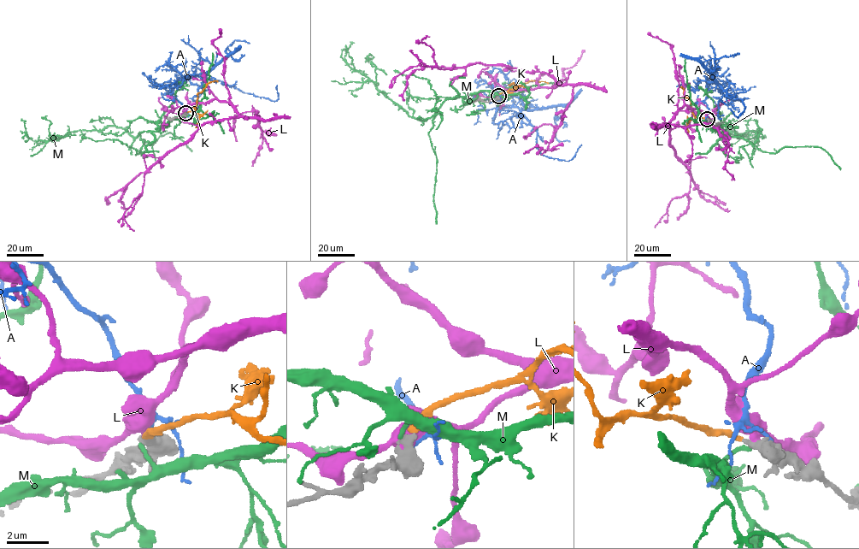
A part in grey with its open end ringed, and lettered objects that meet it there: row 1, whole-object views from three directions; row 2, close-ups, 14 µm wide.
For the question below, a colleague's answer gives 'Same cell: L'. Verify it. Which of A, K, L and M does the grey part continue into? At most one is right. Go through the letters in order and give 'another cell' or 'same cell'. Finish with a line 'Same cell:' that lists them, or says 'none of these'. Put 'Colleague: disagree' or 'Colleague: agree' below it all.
A: another cell
K: same cell
L: another cell
M: another cell
Same cell: K
Colleague: disagree

